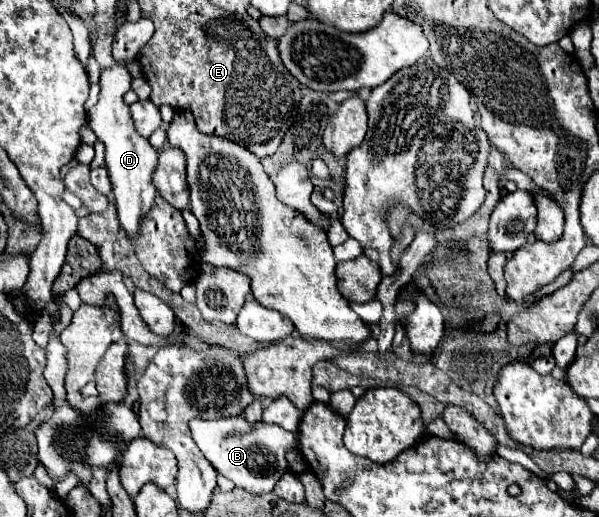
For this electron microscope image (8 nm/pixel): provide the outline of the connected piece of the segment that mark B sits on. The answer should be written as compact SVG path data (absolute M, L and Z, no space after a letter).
M244 416L236 418L218 418L218 420L190 420L192 438L202 450L202 454L212 462L218 474L232 480L238 488L250 490L254 494L272 492L274 484L282 478L286 468L284 452L286 448L296 448L298 438L292 432L282 432L274 424L254 424L250 426Z

